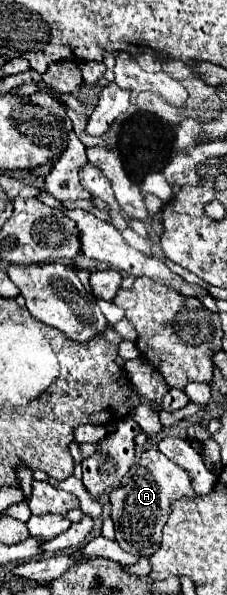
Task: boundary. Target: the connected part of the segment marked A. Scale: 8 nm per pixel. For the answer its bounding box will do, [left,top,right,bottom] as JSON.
[109,448,195,556]

